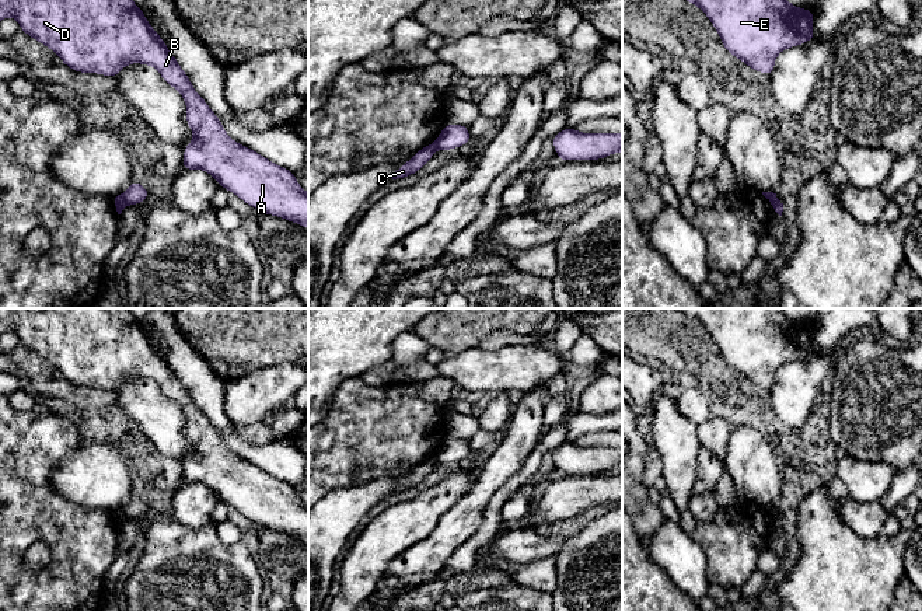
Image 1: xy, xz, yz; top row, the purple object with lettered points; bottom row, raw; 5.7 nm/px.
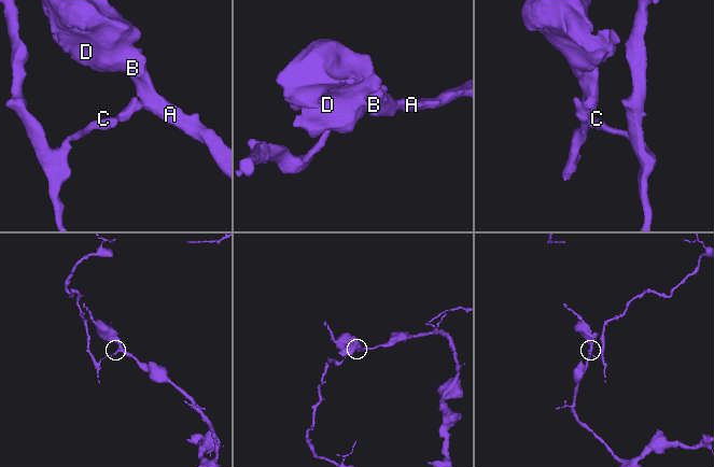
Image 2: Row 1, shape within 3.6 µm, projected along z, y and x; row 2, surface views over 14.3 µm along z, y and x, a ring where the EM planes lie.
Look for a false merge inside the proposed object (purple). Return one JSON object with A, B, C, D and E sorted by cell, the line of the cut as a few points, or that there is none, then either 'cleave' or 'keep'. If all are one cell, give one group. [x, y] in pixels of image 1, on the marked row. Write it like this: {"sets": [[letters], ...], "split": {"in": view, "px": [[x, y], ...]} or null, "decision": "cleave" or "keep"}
{"sets": [["A", "B", "D", "E"], ["C"]], "split": {"in": "xy", "px": [[121, 195], [126, 203]]}, "decision": "cleave"}

